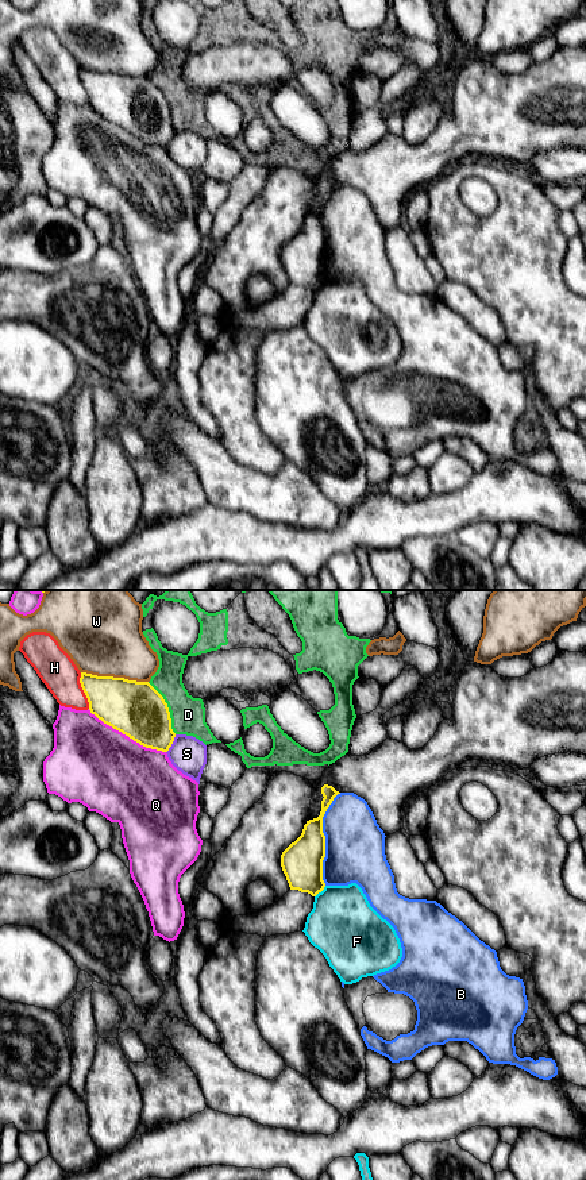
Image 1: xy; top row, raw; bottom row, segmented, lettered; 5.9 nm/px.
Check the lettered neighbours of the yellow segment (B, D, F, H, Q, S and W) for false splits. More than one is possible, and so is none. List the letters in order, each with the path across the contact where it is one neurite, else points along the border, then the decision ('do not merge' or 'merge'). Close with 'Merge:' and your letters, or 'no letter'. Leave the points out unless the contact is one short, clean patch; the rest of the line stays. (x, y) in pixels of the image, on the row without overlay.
B: do not merge
D: do not merge
F: along xy (326, 281), (315, 292) | do not merge
H: do not merge
Q: do not merge
S: do not merge
W: do not merge
Merge: no letter

